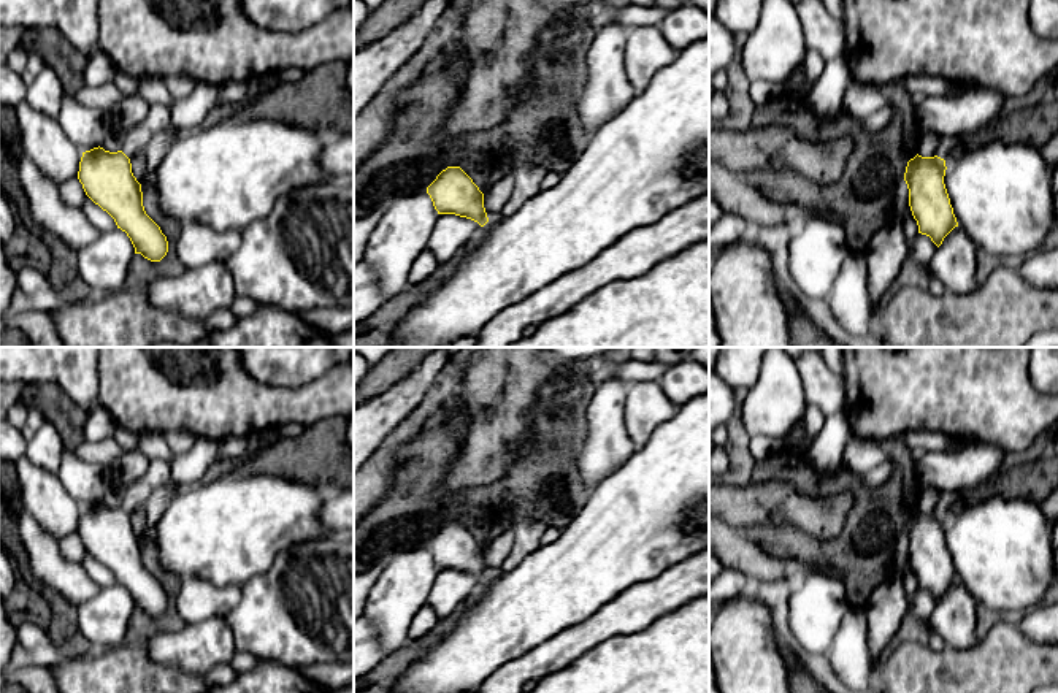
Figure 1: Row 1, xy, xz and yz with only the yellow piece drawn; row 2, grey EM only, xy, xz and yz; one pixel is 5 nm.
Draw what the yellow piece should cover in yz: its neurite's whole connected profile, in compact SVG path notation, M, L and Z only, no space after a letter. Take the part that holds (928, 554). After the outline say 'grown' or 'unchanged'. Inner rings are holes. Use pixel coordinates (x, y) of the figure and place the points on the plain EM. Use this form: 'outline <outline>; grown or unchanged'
outline M915 511L907 517L904 536L909 544L909 561L918 580L939 603L944 593L958 582L950 553L944 539L945 515Z; unchanged

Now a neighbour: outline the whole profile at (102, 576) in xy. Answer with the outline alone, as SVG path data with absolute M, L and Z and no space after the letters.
M86 552L86 557L81 565L100 588L117 584L114 574L98 560L95 560L89 552Z

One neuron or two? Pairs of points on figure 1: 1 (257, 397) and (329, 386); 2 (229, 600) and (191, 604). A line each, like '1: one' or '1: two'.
1: one
2: one

